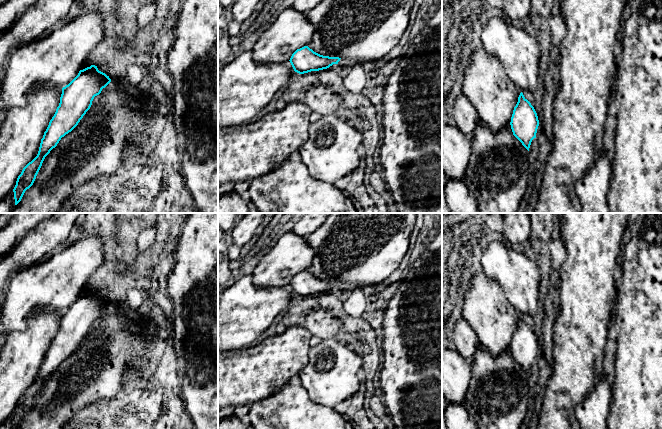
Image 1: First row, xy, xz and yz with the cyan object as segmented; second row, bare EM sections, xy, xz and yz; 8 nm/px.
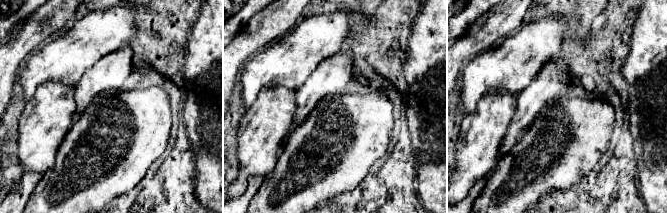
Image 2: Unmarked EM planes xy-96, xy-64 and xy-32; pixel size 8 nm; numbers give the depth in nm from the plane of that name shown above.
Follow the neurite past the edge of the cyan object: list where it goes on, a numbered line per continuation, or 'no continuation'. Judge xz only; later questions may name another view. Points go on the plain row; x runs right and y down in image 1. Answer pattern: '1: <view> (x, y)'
no continuation

